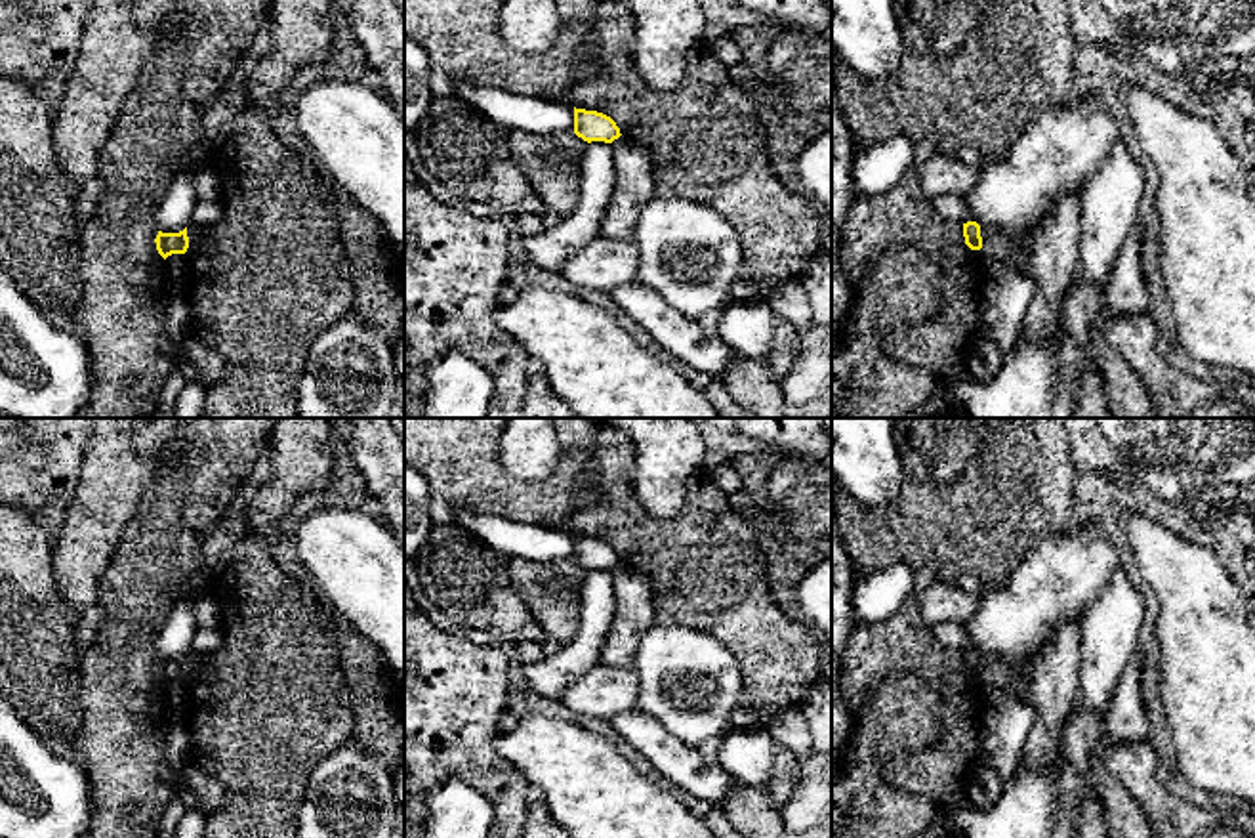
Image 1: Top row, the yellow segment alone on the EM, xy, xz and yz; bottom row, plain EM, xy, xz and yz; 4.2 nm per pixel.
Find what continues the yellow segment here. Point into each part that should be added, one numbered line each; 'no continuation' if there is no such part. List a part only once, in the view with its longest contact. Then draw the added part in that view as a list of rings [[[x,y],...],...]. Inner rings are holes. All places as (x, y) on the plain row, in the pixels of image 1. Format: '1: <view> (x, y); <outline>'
no continuation

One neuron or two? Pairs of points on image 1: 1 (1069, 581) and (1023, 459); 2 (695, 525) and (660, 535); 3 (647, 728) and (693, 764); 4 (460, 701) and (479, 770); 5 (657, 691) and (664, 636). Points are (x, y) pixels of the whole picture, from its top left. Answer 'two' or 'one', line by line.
1: two
2: one
3: one
4: one
5: one

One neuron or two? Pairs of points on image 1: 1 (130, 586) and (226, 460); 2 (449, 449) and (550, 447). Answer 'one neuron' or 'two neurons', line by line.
1: one neuron
2: two neurons

